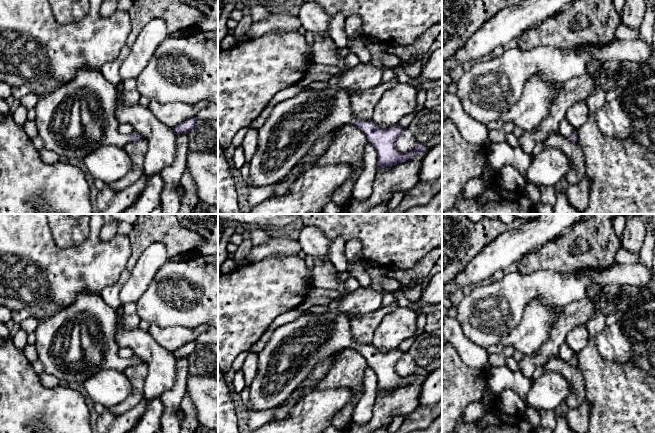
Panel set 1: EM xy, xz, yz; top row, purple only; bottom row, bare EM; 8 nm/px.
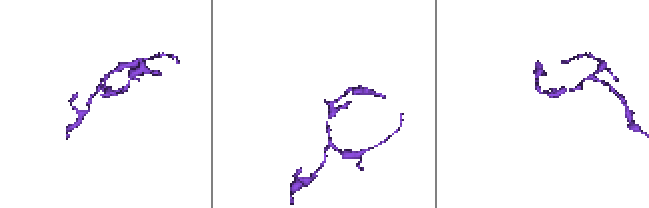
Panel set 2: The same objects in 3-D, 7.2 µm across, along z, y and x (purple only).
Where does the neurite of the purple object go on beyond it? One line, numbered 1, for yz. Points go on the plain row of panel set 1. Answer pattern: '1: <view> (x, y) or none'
1: none

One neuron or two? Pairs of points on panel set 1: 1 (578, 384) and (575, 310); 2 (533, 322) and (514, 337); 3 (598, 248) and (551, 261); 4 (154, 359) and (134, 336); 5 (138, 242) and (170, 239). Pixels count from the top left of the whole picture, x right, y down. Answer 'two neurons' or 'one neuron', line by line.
1: two neurons
2: one neuron
3: one neuron
4: one neuron
5: one neuron

